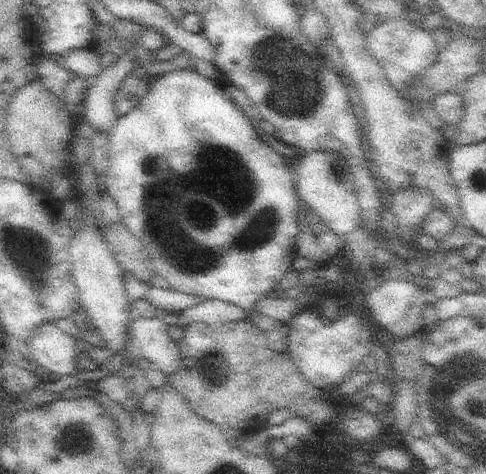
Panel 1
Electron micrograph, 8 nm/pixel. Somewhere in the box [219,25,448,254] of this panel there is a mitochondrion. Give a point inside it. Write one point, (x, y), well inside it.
(289, 81)

